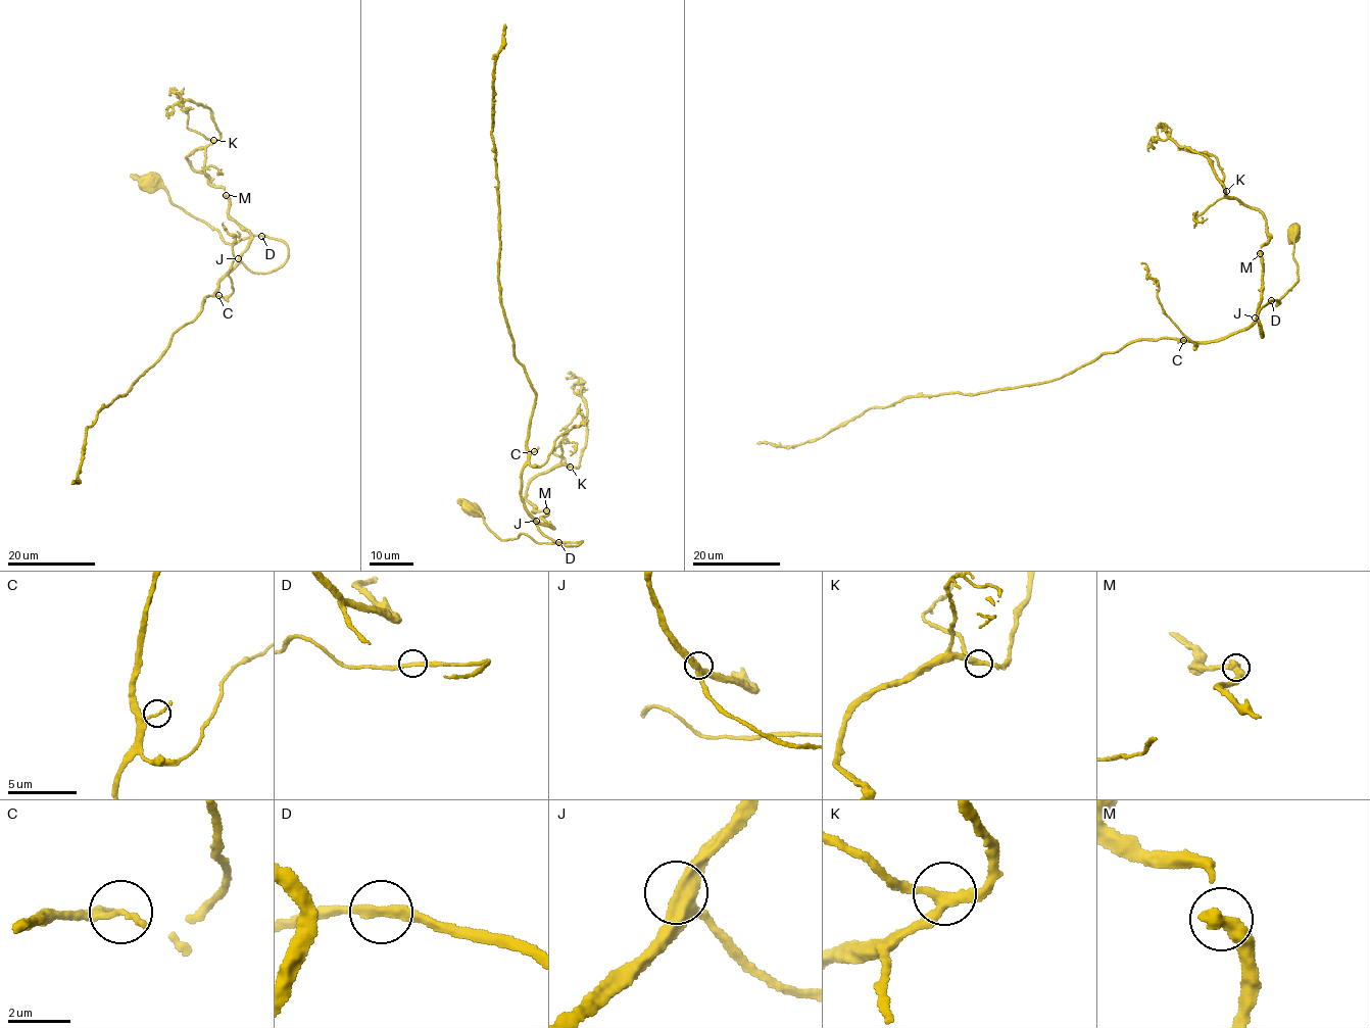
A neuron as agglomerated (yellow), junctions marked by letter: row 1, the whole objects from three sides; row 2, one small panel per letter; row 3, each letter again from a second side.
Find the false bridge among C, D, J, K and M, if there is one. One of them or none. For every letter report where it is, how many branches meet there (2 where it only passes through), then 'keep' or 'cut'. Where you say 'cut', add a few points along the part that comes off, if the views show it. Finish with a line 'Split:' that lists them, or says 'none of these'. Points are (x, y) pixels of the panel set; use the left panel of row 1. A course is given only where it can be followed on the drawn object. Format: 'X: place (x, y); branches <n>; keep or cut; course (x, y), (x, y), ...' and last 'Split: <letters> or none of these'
C: place (218, 295); branches 2; keep
D: place (261, 236); branches 2; keep
J: place (238, 258); branches 3; keep
K: place (213, 140); branches 3; keep
M: place (226, 195); branches 2; keep
Split: none of these

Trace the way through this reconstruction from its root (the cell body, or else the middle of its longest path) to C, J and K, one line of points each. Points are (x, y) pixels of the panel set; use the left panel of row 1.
C: (148, 182), (227, 242), (261, 236), (287, 246), (288, 258), (270, 272), (238, 263), (219, 280), (218, 295)
J: (148, 182), (227, 242), (268, 236), (288, 248), (287, 259), (266, 273), (238, 258)
K: (148, 182), (227, 242), (282, 239), (279, 267), (242, 262), (250, 235), (225, 190), (186, 158), (213, 140)

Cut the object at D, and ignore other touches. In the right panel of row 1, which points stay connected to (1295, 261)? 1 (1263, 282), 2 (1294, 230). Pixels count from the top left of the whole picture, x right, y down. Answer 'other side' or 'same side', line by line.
1: other side
2: same side

